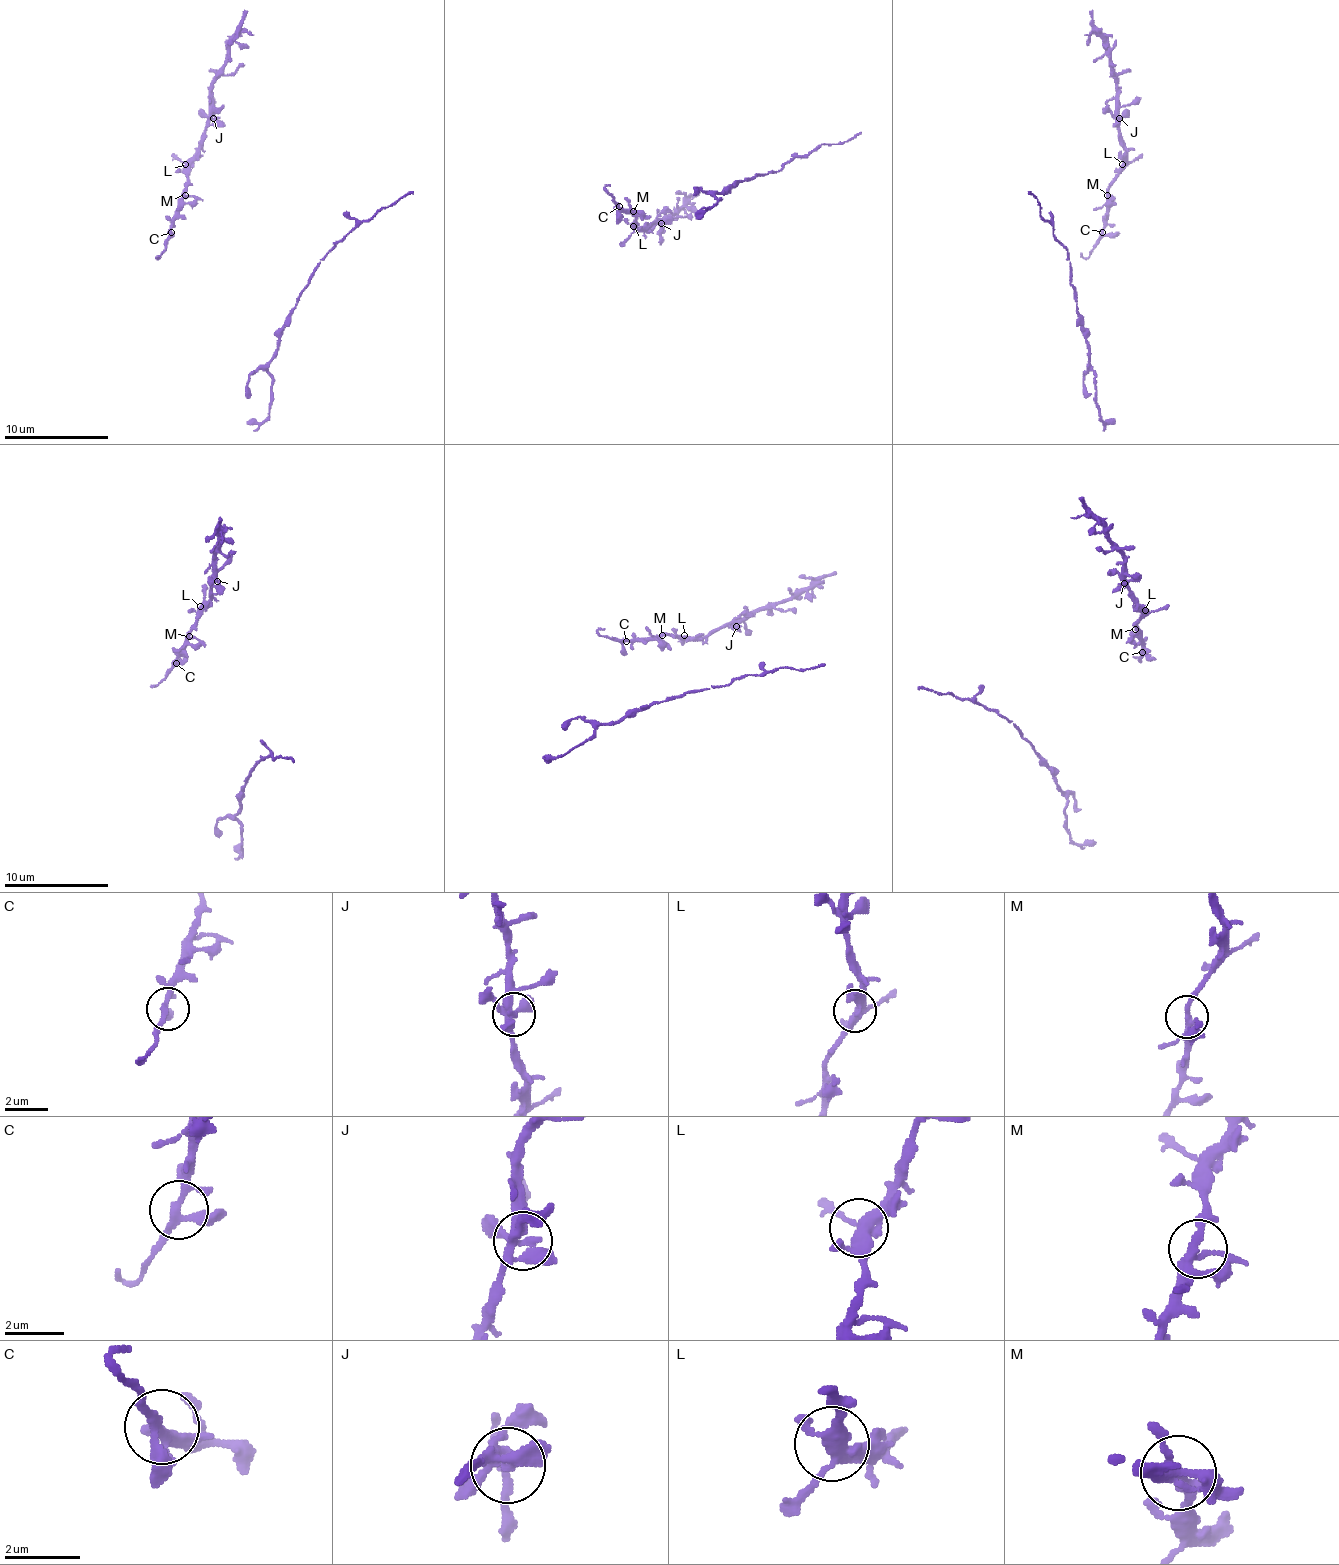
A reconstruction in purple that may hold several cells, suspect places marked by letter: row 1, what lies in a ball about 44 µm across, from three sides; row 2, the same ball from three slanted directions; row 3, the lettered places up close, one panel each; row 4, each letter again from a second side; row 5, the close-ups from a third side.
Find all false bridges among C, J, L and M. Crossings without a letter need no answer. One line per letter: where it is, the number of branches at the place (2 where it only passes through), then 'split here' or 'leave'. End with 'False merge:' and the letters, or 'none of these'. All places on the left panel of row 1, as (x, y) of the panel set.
C: at (171, 232); 4 branches meet; leave
J: at (213, 118); 5 branches meet; leave
L: at (185, 164); 4 branches meet; leave
M: at (185, 195); 4 branches meet; leave
False merge: none of these

